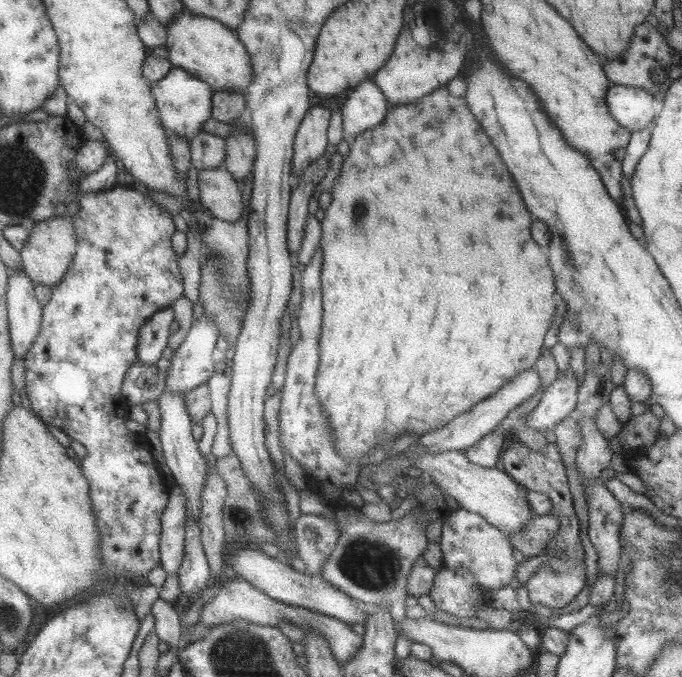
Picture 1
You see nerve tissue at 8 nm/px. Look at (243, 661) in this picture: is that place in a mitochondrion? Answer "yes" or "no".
yes

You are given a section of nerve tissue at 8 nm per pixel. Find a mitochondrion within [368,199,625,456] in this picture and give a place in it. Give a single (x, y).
(567, 253)

